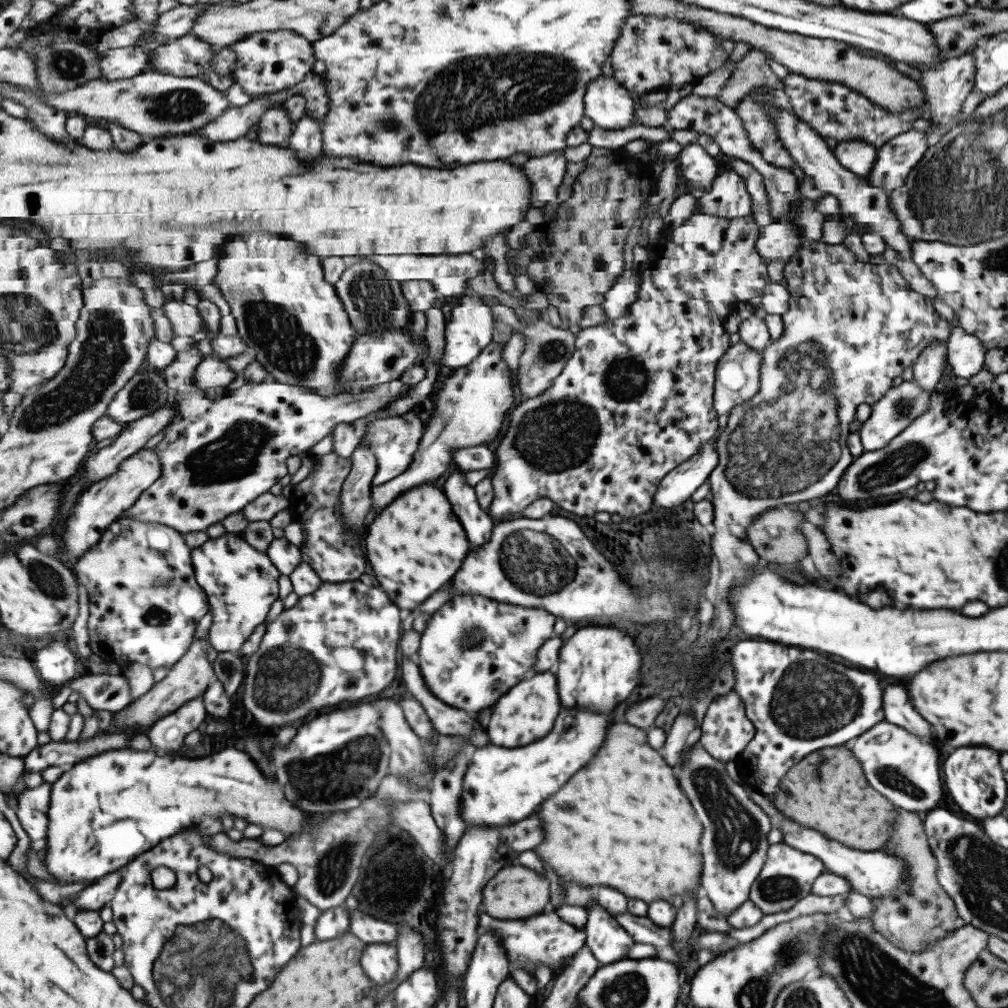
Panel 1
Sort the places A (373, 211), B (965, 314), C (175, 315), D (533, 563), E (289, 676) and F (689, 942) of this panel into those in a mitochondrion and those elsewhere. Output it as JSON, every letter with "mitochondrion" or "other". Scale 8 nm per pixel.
{"A":"other","B":"other","C":"other","D":"mitochondrion","E":"mitochondrion","F":"other"}

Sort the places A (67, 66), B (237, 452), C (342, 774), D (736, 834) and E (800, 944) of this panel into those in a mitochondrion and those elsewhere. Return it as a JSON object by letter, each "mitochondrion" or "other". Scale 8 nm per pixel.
{"A":"mitochondrion","B":"mitochondrion","C":"mitochondrion","D":"mitochondrion","E":"mitochondrion"}

